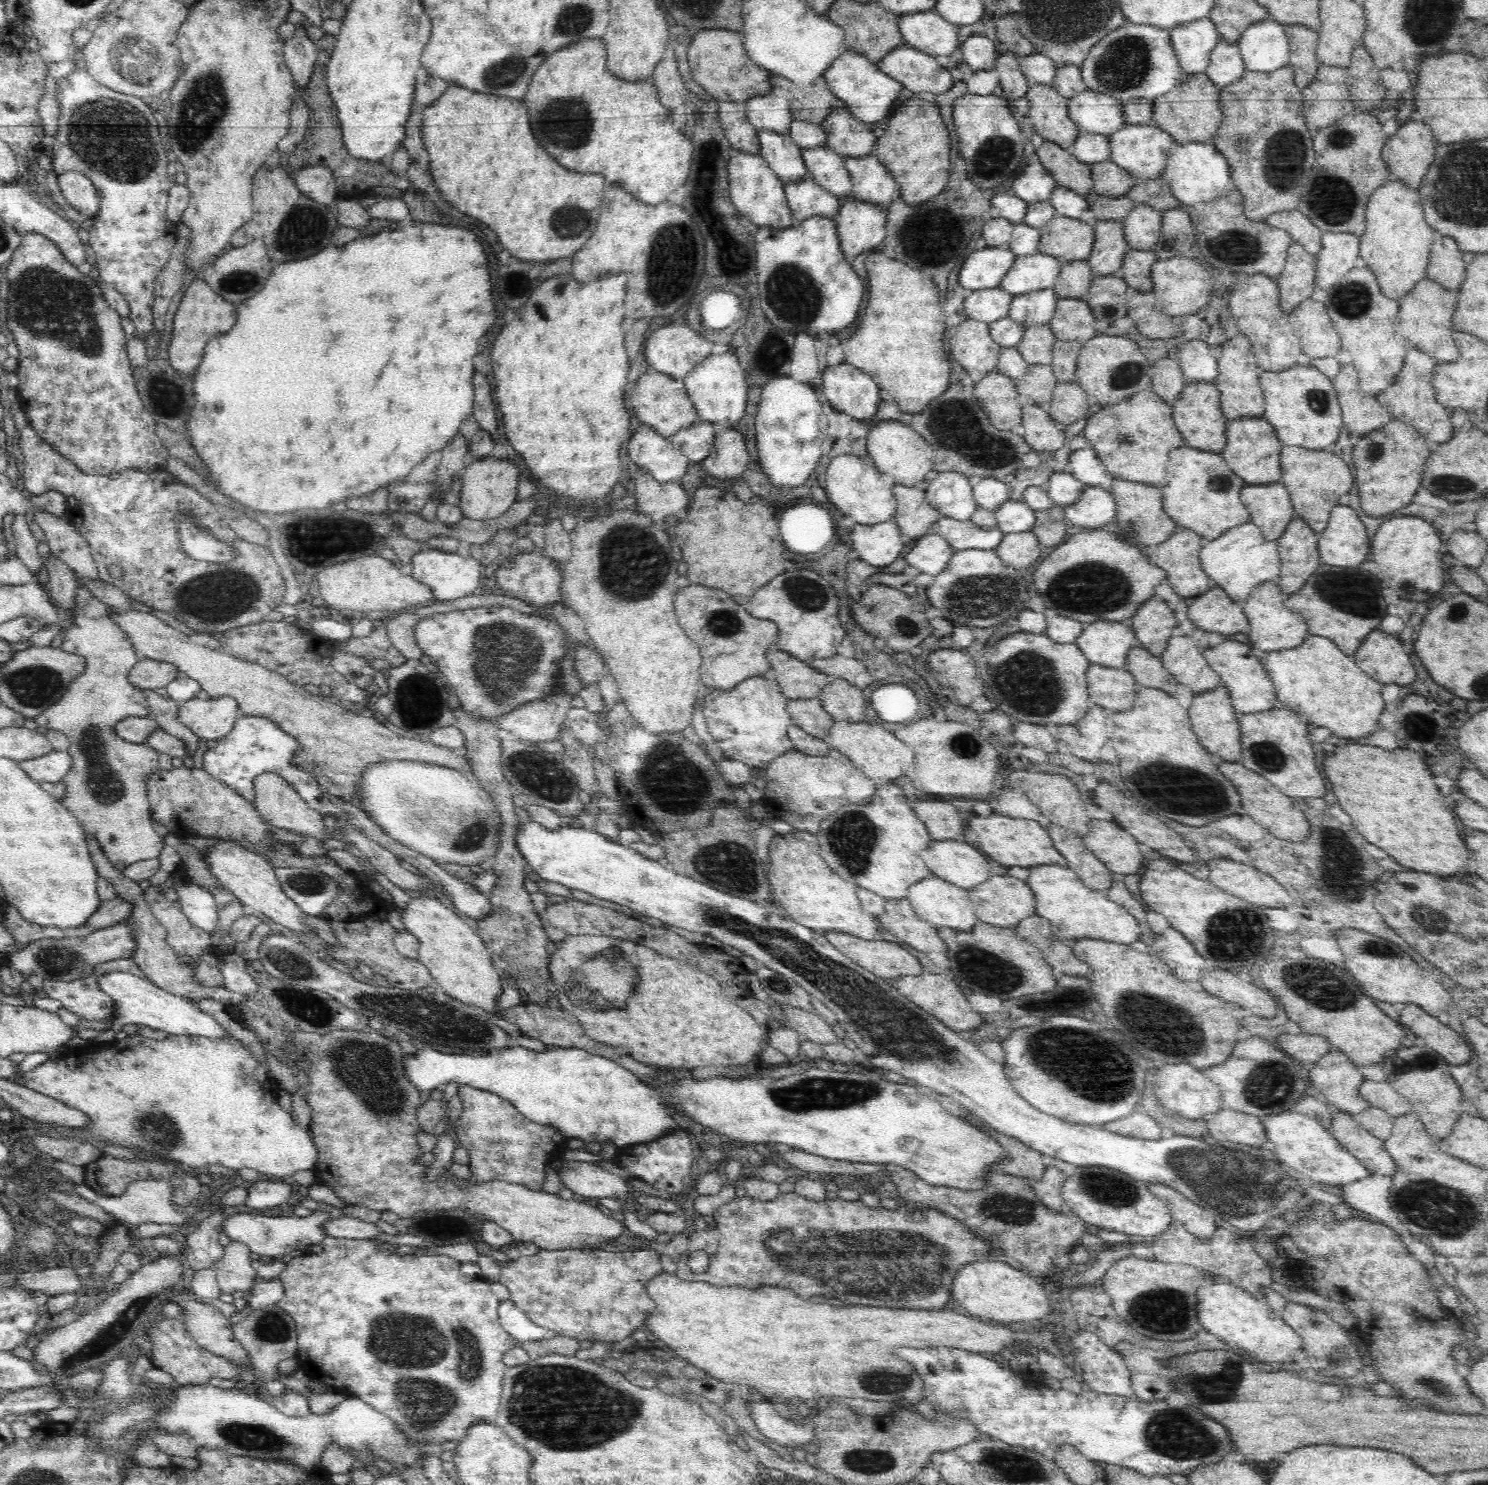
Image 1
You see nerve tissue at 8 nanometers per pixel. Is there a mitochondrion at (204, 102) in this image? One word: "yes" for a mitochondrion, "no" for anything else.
yes

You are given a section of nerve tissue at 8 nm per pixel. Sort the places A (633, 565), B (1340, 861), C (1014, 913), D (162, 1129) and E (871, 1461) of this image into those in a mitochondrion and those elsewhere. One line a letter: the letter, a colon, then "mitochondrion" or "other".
A: mitochondrion
B: mitochondrion
C: other
D: mitochondrion
E: mitochondrion

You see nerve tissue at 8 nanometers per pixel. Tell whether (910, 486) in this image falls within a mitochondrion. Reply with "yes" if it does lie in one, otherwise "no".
no

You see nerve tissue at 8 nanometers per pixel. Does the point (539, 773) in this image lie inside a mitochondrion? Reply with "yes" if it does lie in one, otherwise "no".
yes

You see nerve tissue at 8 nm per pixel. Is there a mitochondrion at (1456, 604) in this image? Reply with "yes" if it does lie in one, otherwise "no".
yes

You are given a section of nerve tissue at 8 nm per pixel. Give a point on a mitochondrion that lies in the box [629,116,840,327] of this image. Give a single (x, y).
(673, 260)

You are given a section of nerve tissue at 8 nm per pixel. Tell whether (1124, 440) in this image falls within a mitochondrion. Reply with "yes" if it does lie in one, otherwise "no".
yes

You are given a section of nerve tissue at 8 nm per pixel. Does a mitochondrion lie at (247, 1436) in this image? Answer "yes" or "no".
yes

